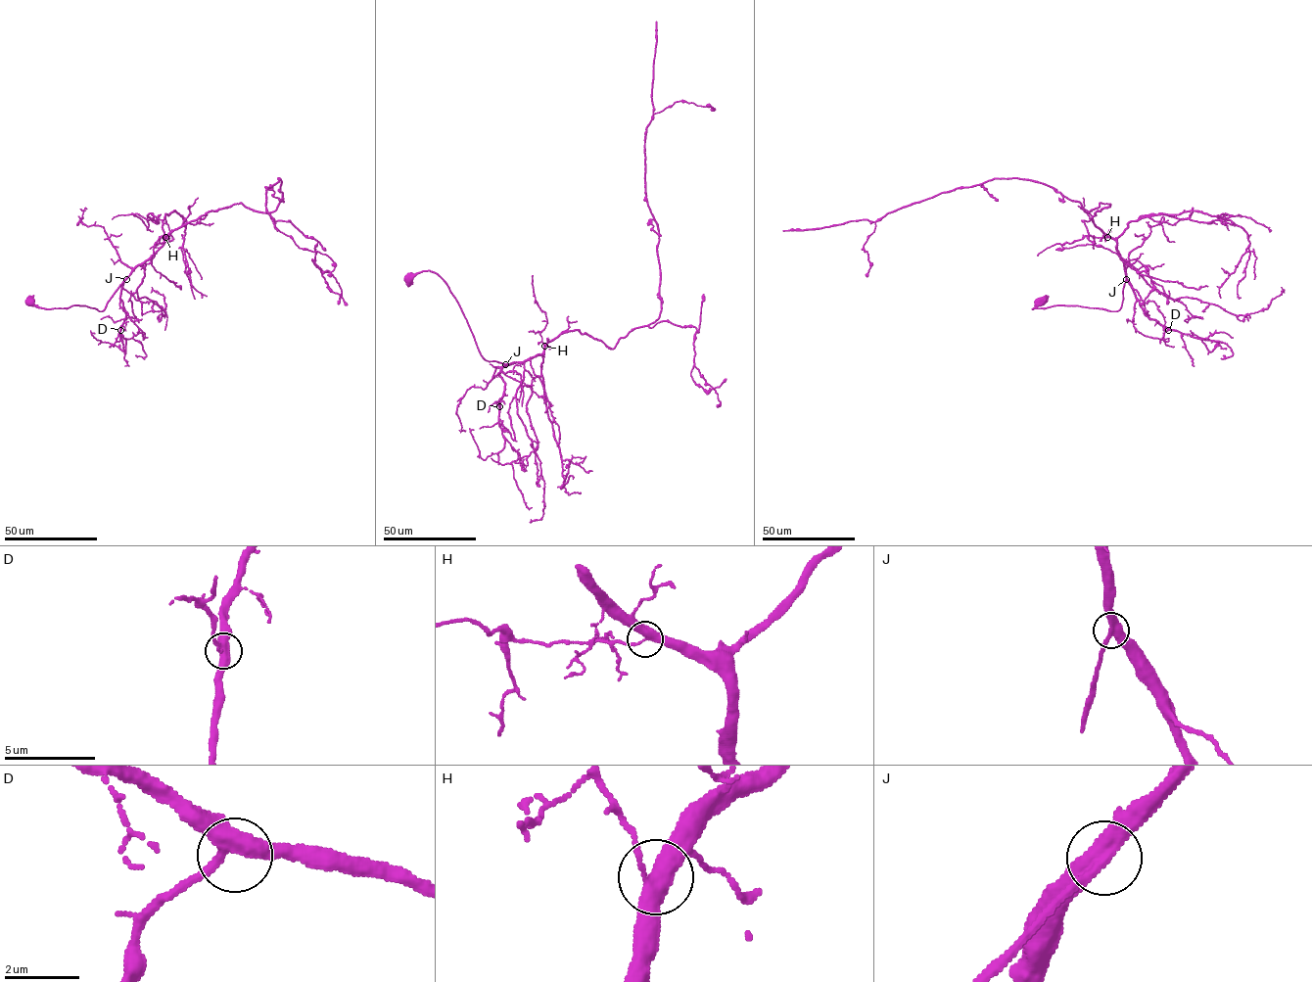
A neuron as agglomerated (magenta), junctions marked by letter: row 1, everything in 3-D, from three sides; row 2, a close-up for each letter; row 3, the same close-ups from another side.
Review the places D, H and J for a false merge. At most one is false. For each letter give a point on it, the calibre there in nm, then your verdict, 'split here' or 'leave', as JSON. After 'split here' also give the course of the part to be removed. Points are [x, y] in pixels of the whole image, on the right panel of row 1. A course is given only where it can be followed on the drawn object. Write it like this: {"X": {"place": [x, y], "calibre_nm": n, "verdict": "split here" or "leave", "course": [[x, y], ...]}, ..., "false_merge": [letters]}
{"D": {"place": [1168, 330], "calibre_nm": 400, "verdict": "leave"}, "H": {"place": [1107, 237], "calibre_nm": 380, "verdict": "leave"}, "J": {"place": [1126, 279], "calibre_nm": 400, "verdict": "leave"}, "false_merge": []}

